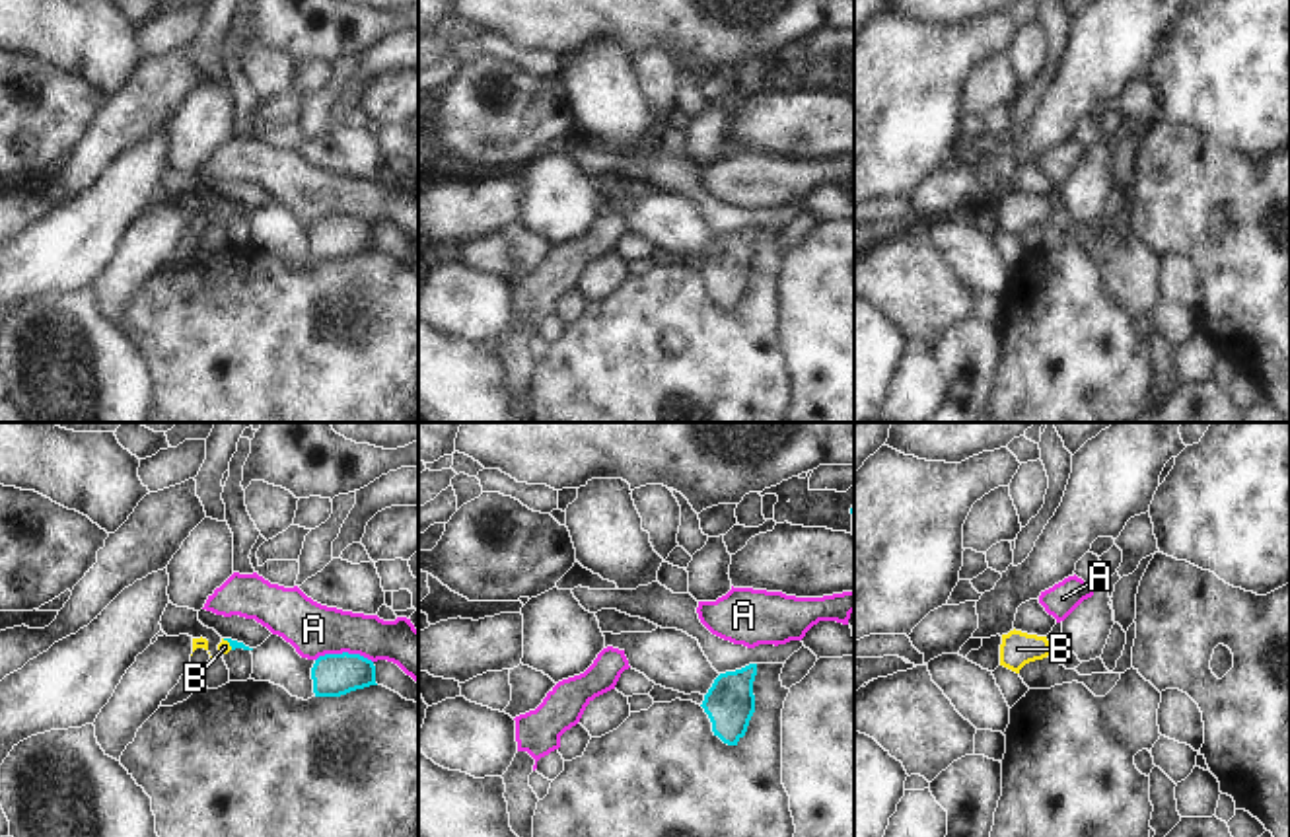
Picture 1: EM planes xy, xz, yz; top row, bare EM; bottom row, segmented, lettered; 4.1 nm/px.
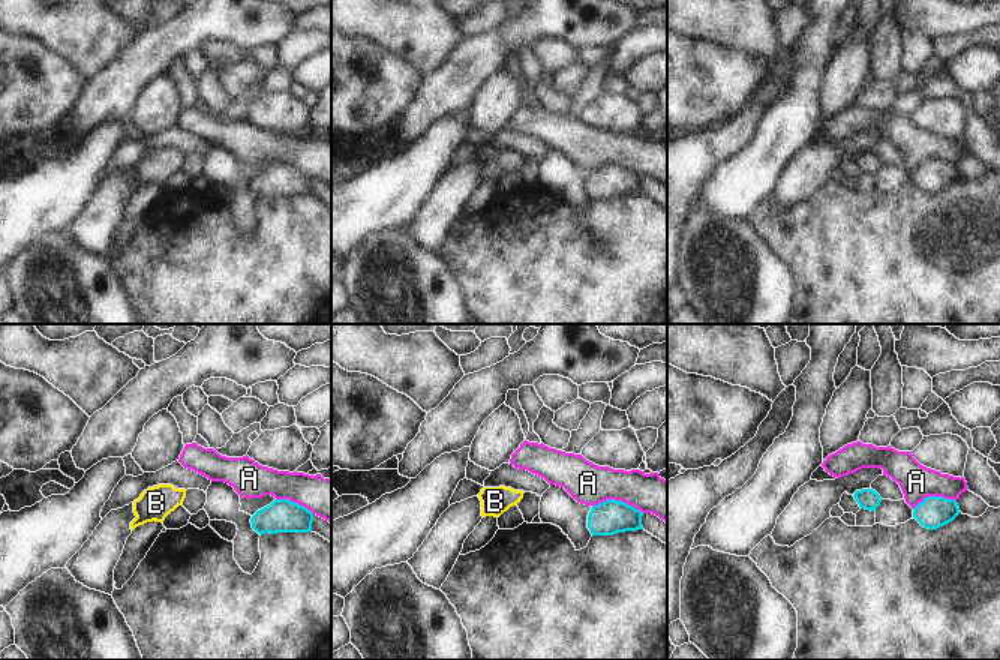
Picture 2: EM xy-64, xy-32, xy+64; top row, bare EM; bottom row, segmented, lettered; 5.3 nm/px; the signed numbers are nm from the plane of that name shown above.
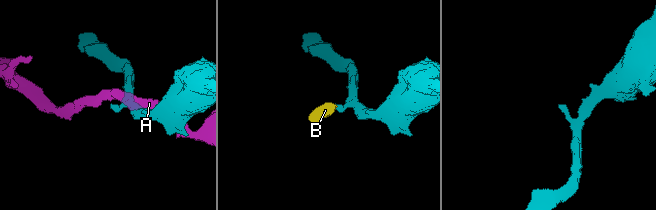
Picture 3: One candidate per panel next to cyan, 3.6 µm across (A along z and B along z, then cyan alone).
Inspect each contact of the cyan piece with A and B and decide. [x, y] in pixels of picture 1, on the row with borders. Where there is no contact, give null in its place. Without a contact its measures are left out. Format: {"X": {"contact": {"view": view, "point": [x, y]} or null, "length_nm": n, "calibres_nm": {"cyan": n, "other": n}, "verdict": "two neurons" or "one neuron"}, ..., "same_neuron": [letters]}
{"A": {"contact": {"view": "xy", "point": [345, 653]}, "length_nm": 240, "calibres_nm": {"cyan": 180, "other": 220}, "verdict": "two neurons"}, "B": {"contact": {"view": "xy", "point": [228, 641]}, "length_nm": 60, "calibres_nm": {"cyan": 40, "other": 50}, "verdict": "one neuron"}, "same_neuron": ["B"]}

